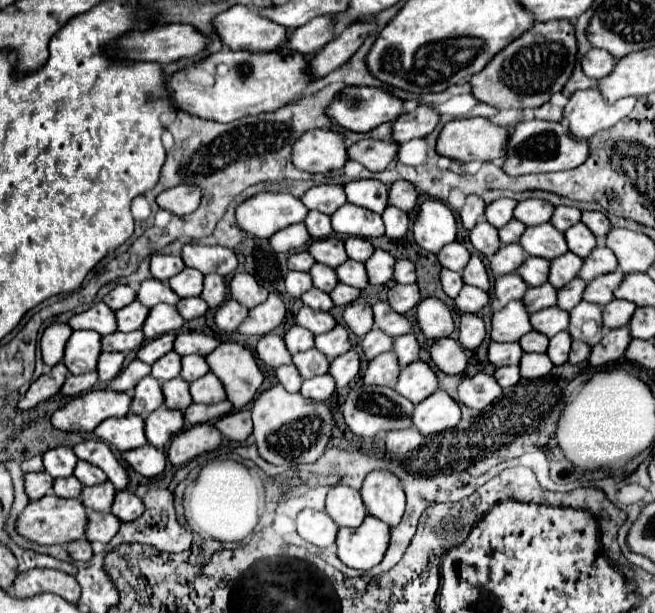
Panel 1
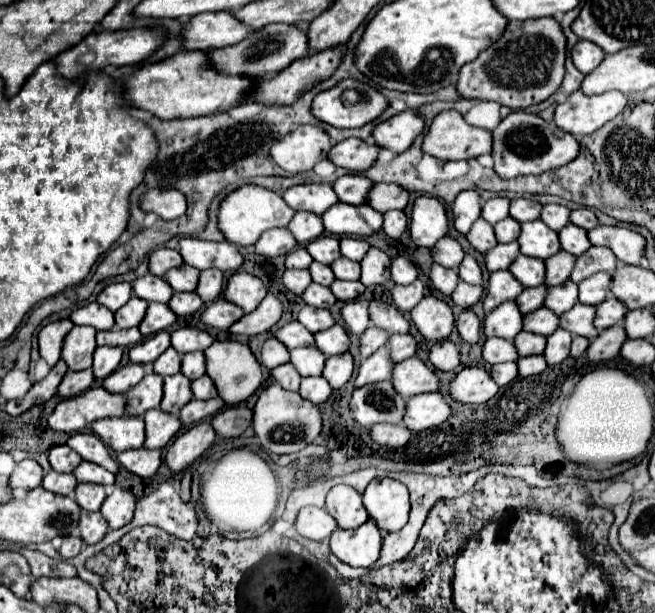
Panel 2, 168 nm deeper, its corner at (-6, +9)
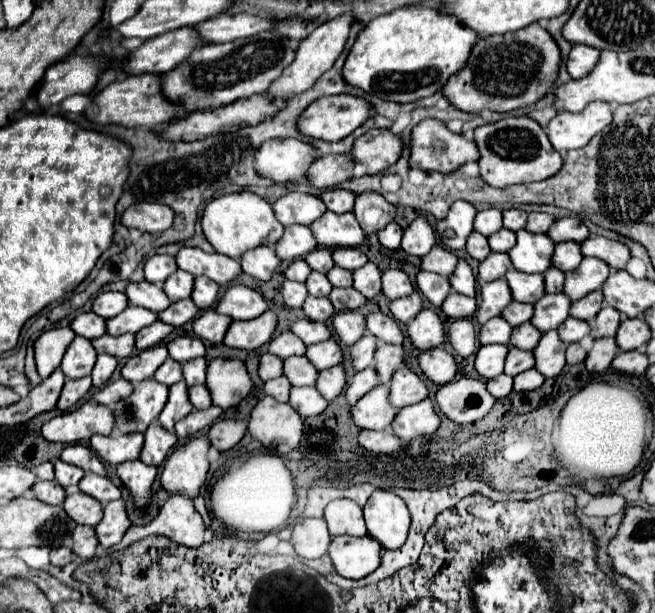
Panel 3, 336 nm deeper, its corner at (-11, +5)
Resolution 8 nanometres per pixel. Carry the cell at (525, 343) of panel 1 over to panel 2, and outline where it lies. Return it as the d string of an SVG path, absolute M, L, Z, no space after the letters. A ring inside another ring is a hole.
M522 330L522 332L514 338L514 344L516 344L520 356L542 354L544 348L546 348L546 338L544 338L544 336L538 336L538 334L534 334L534 332L524 332L524 330Z

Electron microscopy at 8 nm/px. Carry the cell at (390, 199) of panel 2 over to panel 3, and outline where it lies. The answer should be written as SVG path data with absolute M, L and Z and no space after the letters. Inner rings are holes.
M377 192L357 194L355 206L353 206L353 214L359 220L359 224L361 224L361 228L367 236L379 232L381 228L385 228L393 220L395 210L397 208L393 204L389 204Z

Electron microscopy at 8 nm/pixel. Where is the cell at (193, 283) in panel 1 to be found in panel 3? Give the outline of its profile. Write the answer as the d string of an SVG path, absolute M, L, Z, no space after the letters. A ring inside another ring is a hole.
M177 270L173 276L169 276L169 280L165 282L163 290L165 294L169 296L171 302L177 302L177 300L183 300L183 298L189 298L191 292L193 292L193 276L189 272L183 272L183 270Z

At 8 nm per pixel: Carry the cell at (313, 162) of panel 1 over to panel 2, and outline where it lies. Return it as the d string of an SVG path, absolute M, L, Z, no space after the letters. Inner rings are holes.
M306 124L286 134L272 146L272 158L284 170L296 174L312 170L330 152L332 142L322 126Z

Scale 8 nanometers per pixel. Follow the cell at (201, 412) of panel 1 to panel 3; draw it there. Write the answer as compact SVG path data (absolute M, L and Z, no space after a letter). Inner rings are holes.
M211 406L207 410L193 410L191 414L187 414L181 422L175 424L175 434L179 440L187 440L191 436L195 436L197 432L205 430L207 426L215 424L221 416L221 408L219 406Z

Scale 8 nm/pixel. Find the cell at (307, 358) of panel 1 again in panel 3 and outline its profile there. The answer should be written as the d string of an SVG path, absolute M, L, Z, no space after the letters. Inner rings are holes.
M291 356L283 362L283 374L291 382L291 386L313 386L319 372L311 366L305 356Z

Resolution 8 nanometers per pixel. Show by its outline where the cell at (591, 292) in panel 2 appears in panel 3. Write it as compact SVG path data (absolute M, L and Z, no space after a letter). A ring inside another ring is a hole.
M595 290L595 292L587 294L583 300L573 302L569 316L591 322L597 316L597 312L601 310L601 306L603 306L603 294L601 294L601 290Z

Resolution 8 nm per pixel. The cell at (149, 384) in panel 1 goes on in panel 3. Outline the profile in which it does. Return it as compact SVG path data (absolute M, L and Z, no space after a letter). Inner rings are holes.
M143 380L135 386L133 394L113 404L115 430L121 434L145 432L147 426L161 414L169 396L169 388L155 382Z

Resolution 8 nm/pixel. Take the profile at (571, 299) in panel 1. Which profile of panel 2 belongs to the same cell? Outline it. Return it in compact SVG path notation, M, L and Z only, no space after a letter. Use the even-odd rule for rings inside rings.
M566 280L566 284L548 288L548 296L544 300L544 306L554 310L556 314L564 314L578 302L578 284L572 280Z

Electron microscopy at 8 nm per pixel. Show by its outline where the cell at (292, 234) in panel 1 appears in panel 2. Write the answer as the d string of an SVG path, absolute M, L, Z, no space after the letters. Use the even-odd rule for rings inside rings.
M274 228L264 232L264 236L256 242L256 254L272 258L272 256L280 256L280 254L288 254L294 248L298 248L294 244L294 236L290 236L288 228Z

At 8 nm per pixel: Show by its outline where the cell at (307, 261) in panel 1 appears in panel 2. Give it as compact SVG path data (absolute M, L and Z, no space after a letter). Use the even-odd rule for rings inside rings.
M298 248L286 254L286 268L308 268L310 264L312 264L312 256L306 252L306 248Z

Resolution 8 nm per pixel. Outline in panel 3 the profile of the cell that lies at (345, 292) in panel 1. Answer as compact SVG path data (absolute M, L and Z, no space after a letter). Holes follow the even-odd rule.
M333 288L329 300L337 312L357 310L359 306L363 306L367 302L355 288Z

